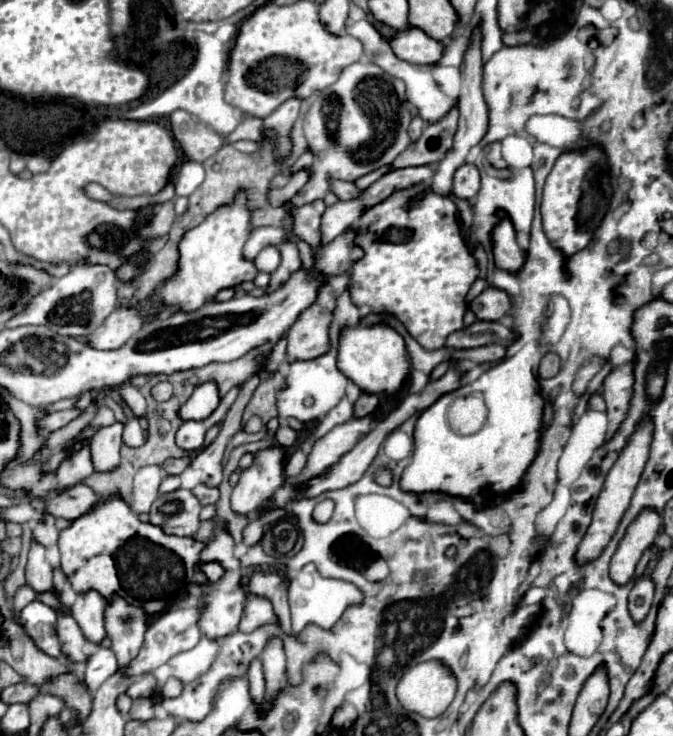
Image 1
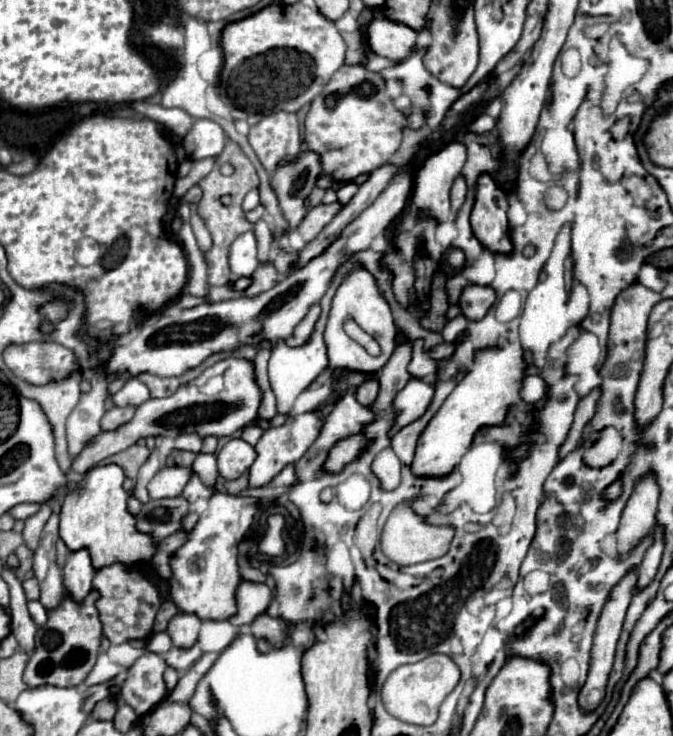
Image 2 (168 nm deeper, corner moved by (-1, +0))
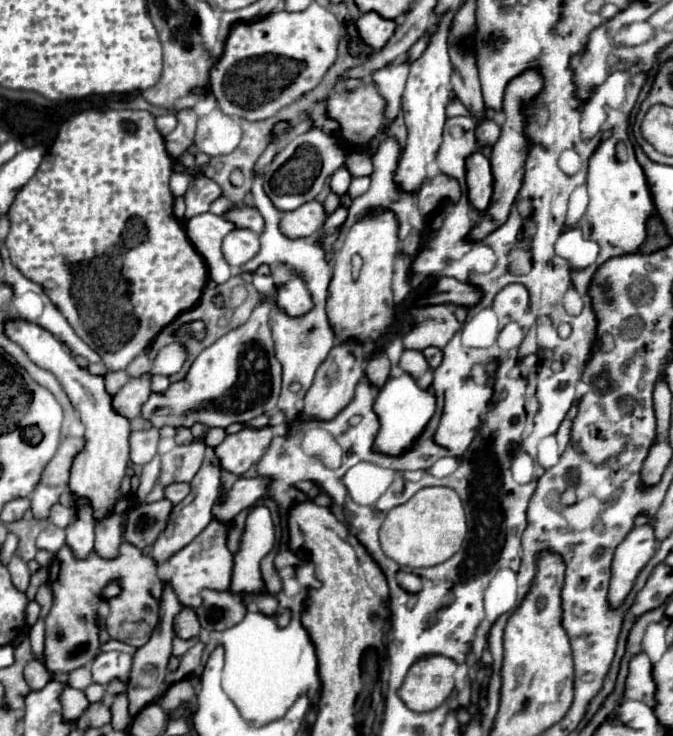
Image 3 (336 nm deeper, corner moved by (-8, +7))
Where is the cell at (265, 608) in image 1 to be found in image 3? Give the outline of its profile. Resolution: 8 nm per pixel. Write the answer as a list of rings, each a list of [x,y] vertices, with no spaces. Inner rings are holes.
[[[260,505],[250,511],[240,543],[238,555],[234,555],[232,587],[234,595],[258,595],[264,591],[264,579],[260,579],[260,561],[274,549],[274,521],[268,507]]]

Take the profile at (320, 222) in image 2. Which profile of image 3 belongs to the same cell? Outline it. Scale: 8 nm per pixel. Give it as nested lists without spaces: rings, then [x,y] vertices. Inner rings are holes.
[[[308,201],[302,207],[298,207],[296,211],[284,213],[280,229],[284,235],[294,237],[294,239],[296,237],[310,237],[324,227],[326,217],[328,217],[326,209],[320,201]]]

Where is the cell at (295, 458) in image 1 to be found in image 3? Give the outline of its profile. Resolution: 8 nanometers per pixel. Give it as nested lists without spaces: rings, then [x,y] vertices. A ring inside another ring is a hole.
[[[240,477],[234,487],[226,493],[226,503],[216,503],[214,505],[214,517],[220,521],[236,517],[242,509],[254,507],[270,489],[270,479],[268,477]]]

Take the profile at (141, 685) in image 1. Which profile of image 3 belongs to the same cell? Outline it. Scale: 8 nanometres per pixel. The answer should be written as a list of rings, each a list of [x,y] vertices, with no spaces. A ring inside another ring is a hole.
[[[166,583],[164,585],[164,595],[162,595],[162,603],[160,603],[160,621],[158,621],[158,627],[154,629],[150,641],[146,645],[142,645],[136,653],[134,653],[134,659],[132,659],[132,671],[130,671],[130,681],[128,681],[128,699],[130,699],[130,715],[138,715],[148,703],[156,701],[166,685],[164,685],[164,679],[166,679],[166,673],[168,673],[168,659],[172,655],[172,639],[174,639],[174,627],[172,627],[172,621],[176,617],[176,613],[182,609],[176,593],[172,591],[172,587]]]

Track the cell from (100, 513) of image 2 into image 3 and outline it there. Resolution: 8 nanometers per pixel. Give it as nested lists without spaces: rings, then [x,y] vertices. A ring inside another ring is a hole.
[[[10,321],[6,323],[6,335],[16,341],[28,357],[42,369],[48,369],[56,375],[64,391],[68,393],[72,405],[80,411],[82,425],[86,429],[86,447],[76,455],[72,471],[70,471],[70,493],[72,501],[88,499],[94,511],[96,519],[104,519],[114,513],[114,507],[118,499],[122,497],[120,485],[126,475],[128,465],[128,435],[130,435],[130,423],[122,415],[118,415],[112,409],[110,395],[104,389],[104,377],[90,375],[84,367],[78,367],[76,357],[68,353],[68,349],[46,329],[26,323],[26,321]]]

